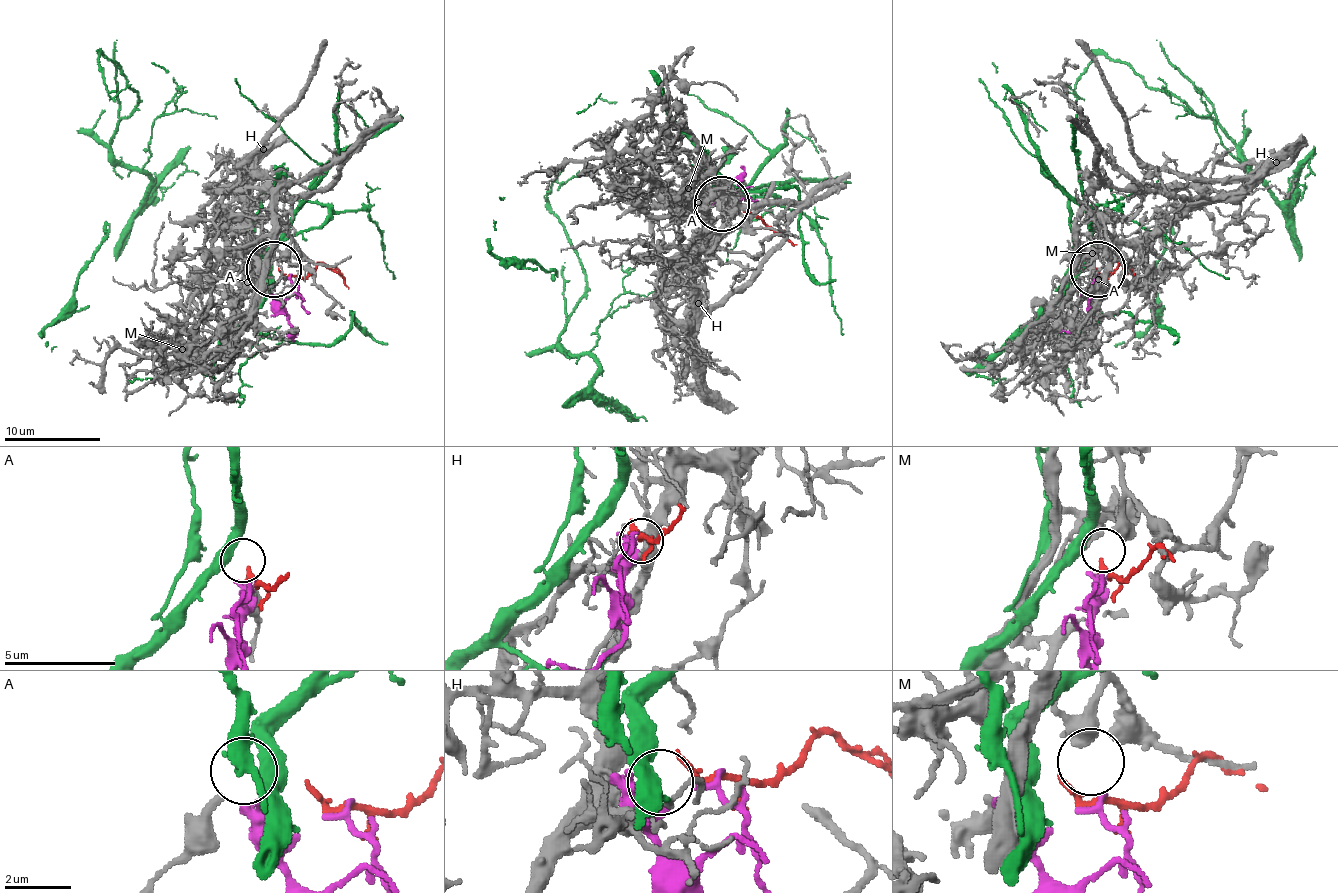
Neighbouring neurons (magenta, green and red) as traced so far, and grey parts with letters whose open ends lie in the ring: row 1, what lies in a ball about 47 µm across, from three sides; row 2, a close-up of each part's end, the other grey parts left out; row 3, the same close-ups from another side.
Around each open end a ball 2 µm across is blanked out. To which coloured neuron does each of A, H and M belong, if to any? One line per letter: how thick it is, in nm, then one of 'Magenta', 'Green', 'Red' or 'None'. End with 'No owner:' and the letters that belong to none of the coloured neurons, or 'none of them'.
A: Thickness 240 nm. None
H: Thickness 280 nm. Red
M: Thickness 440 nm. Magenta
No owner: A

